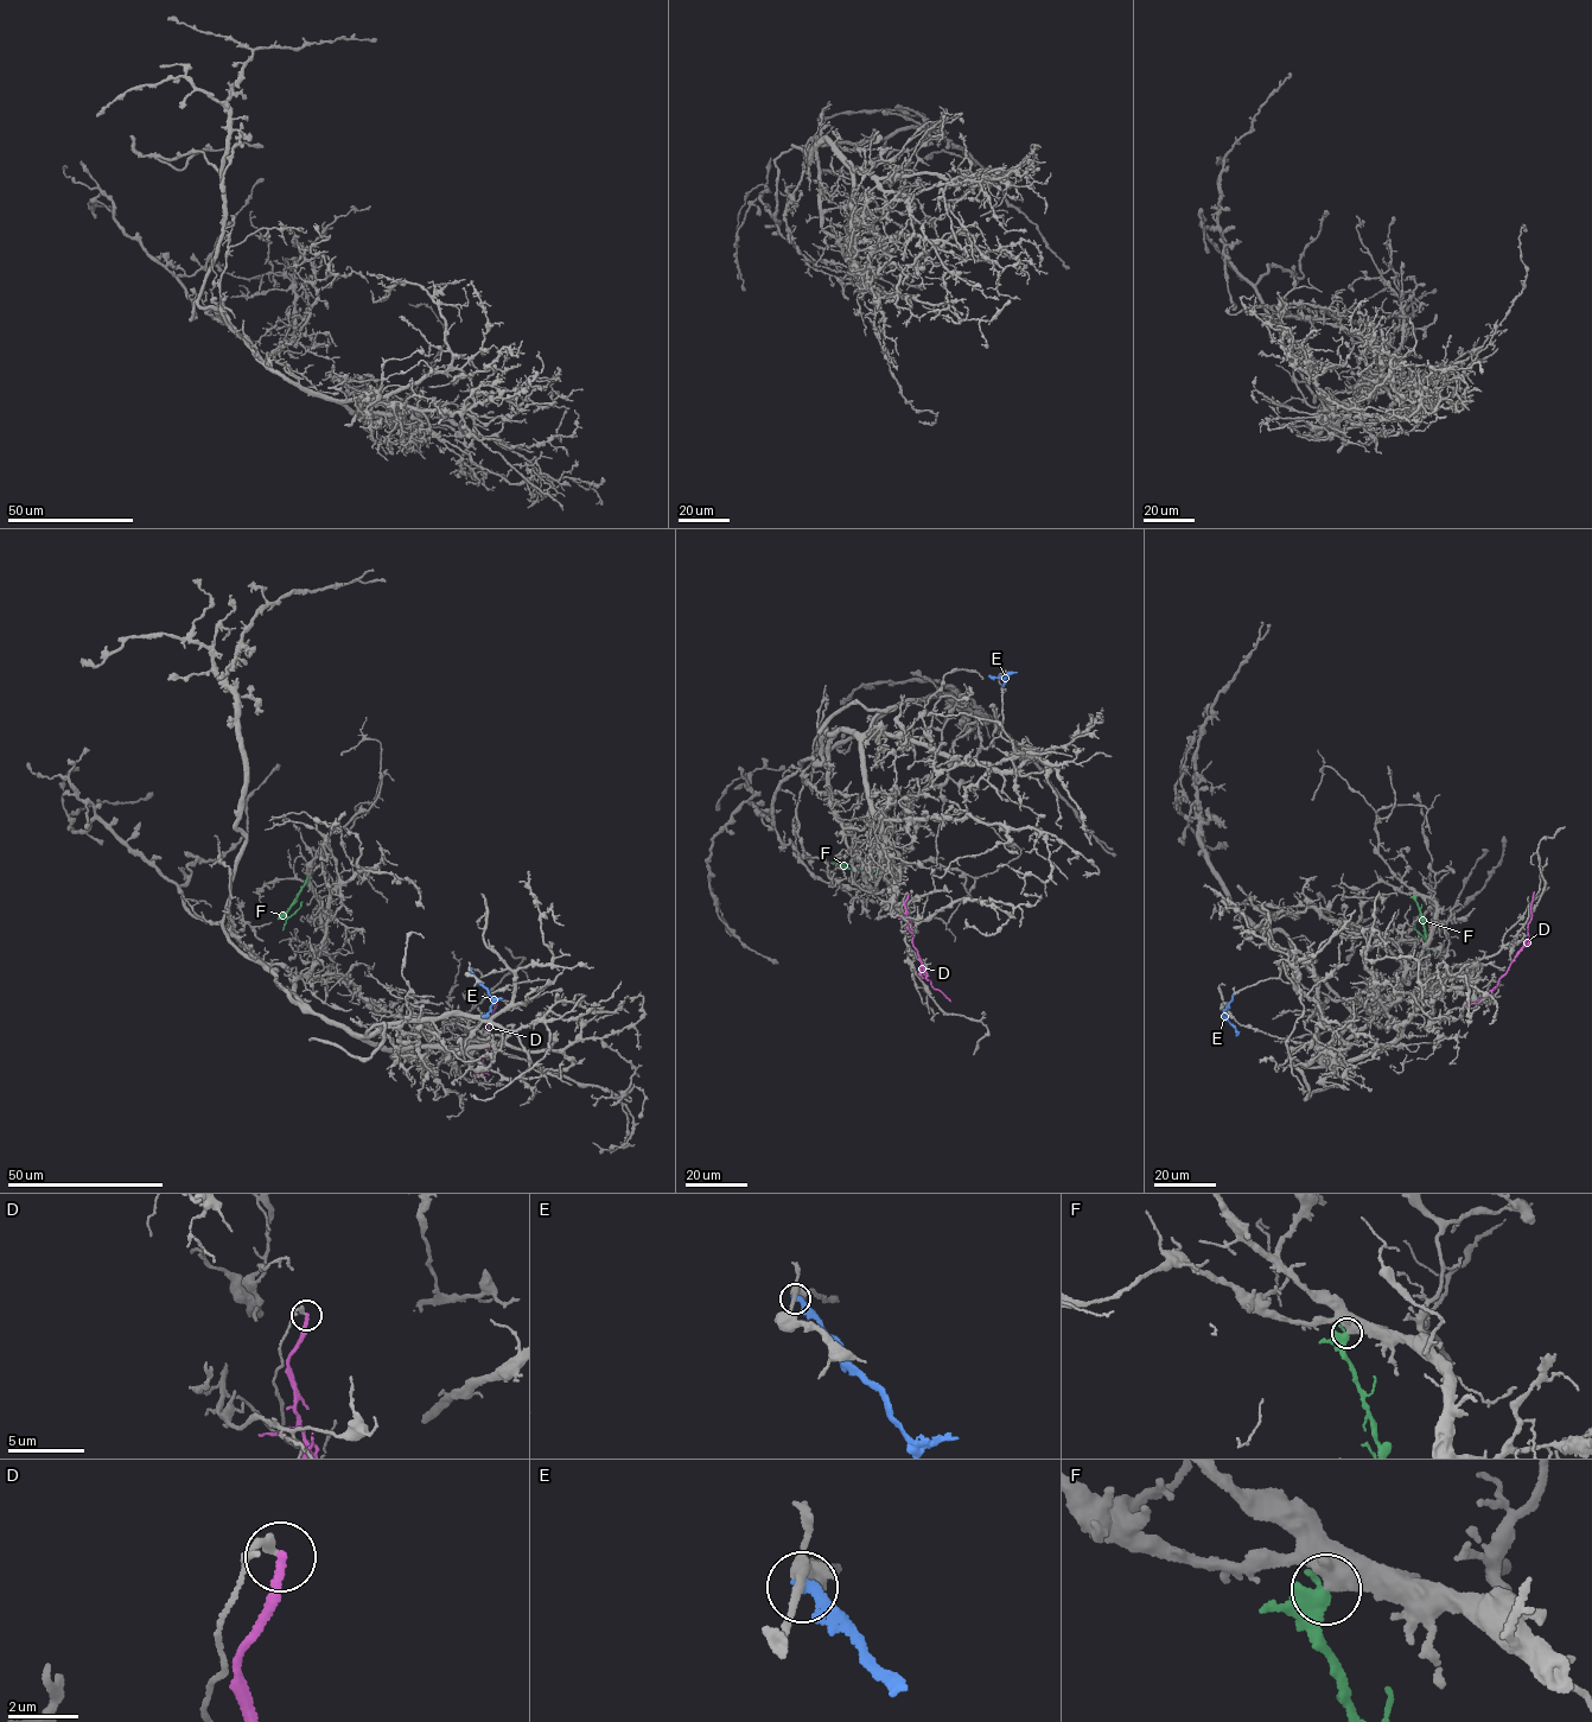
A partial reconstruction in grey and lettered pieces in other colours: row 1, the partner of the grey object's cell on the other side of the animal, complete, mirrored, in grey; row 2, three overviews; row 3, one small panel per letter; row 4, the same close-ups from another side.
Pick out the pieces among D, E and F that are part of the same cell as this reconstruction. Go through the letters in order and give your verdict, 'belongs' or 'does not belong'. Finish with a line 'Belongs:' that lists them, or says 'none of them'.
D: does not belong
E: does not belong
F: belongs
Belongs: F

